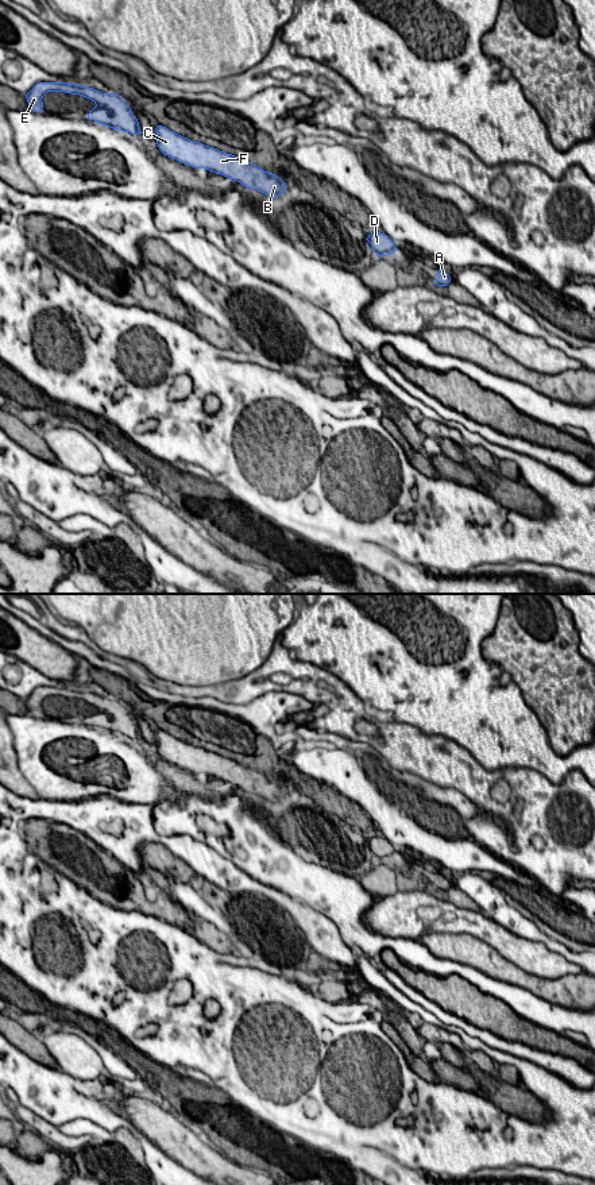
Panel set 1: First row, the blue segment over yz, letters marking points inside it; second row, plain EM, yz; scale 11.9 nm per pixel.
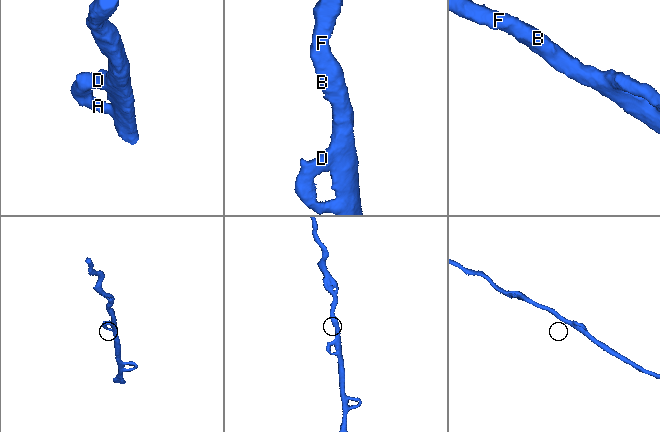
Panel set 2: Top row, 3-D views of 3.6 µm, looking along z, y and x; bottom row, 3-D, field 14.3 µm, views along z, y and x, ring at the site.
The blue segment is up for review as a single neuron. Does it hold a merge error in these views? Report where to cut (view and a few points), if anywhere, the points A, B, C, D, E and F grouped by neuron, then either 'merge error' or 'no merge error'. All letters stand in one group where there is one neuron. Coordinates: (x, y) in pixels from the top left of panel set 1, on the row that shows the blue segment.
no cut; A B C D E F; no merge error

